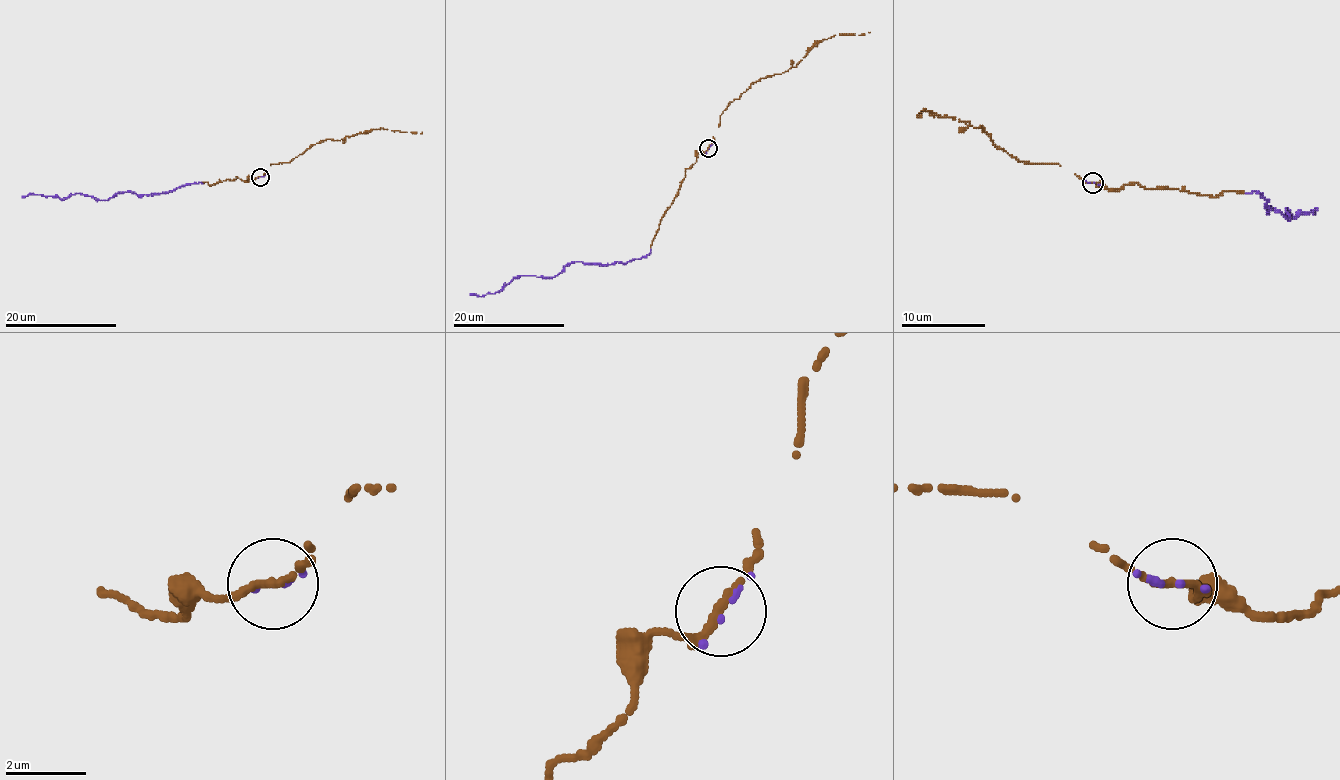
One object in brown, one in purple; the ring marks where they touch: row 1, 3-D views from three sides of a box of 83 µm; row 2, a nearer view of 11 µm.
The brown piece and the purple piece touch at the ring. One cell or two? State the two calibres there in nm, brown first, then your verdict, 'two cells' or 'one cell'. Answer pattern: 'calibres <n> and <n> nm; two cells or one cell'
calibres 190 and 180 nm; one cell

